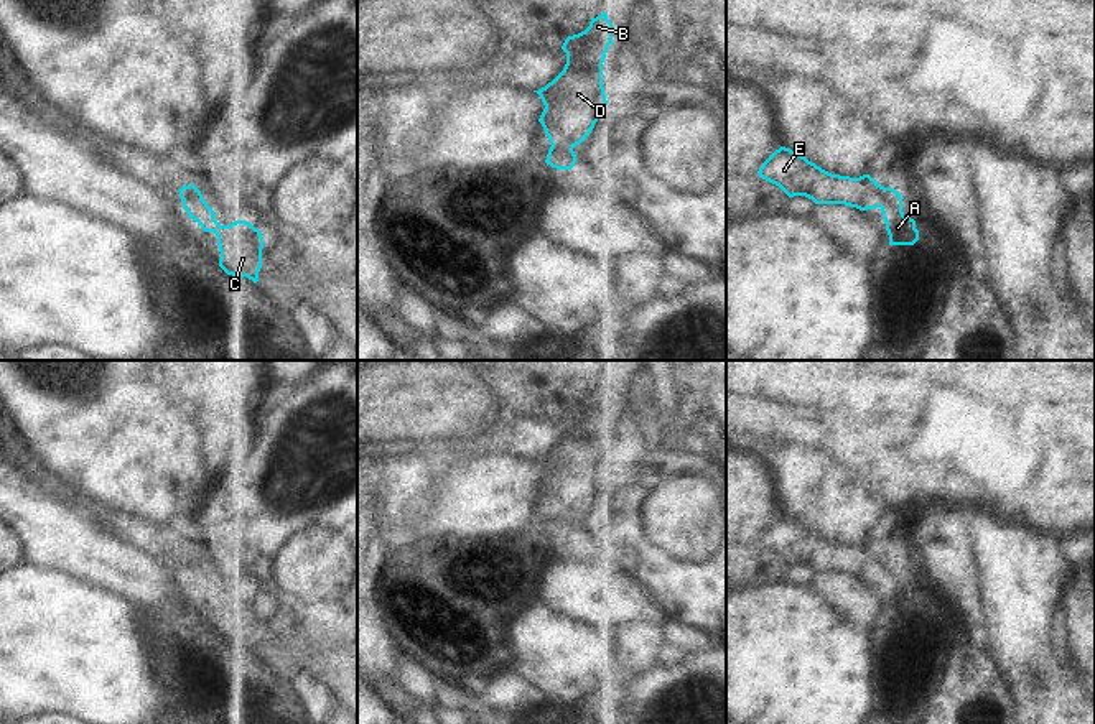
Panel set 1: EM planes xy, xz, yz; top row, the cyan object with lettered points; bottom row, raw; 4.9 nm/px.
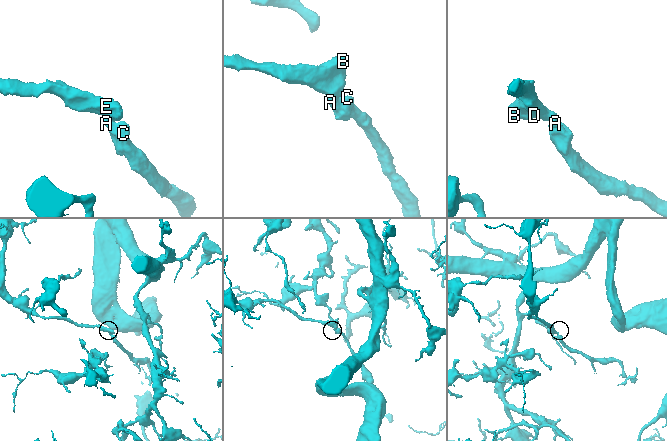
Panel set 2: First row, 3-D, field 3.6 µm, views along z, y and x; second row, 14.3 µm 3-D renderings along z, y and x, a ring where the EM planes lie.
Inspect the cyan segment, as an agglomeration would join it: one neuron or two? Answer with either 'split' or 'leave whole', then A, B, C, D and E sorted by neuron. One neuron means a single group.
leave whole | A B C D E

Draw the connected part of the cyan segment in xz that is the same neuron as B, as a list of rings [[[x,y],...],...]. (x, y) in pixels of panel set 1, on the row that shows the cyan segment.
[[[606,12],[591,18],[589,26],[568,36],[563,71],[545,87],[534,90],[545,109],[538,118],[550,140],[545,163],[557,169],[571,169],[573,148],[586,140],[608,105],[603,87],[603,63],[613,44],[613,23]]]

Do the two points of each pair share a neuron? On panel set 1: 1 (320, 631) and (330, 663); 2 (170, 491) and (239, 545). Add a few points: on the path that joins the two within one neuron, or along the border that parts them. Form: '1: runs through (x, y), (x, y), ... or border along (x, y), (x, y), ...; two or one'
1: border along (298, 626), (316, 650), (328, 644), (340, 644); two
2: border along (216, 478), (205, 502), (193, 514); two

